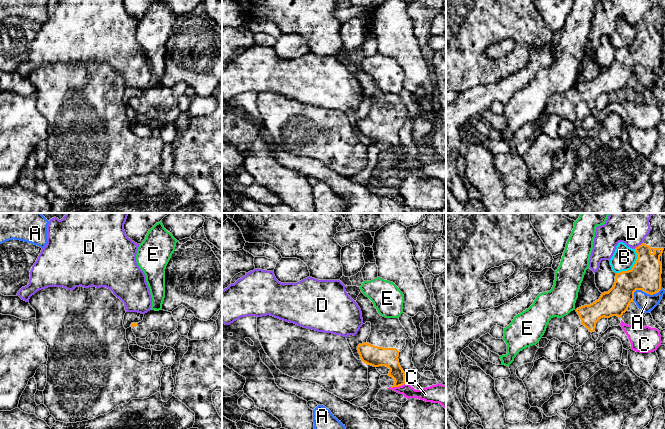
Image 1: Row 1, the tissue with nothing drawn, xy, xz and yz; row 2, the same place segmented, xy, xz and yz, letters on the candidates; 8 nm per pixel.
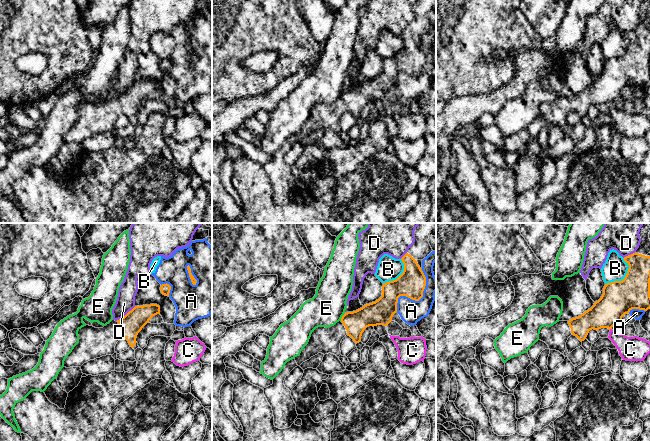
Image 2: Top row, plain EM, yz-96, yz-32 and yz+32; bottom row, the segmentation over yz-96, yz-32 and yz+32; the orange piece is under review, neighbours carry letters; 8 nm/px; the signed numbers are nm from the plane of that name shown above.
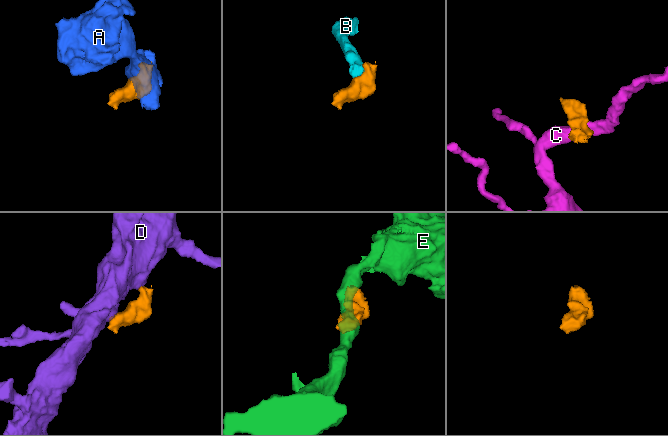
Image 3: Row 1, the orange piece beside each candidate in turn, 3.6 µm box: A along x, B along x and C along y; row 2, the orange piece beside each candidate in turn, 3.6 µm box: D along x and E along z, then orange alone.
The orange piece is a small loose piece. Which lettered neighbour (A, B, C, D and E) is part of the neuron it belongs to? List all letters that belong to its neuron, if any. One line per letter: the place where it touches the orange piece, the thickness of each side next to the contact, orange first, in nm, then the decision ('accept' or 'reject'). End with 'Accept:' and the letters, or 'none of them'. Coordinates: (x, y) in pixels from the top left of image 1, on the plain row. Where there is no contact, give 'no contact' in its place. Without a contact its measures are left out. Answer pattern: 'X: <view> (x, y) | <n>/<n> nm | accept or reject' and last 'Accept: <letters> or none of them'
A: yz (648, 69) | 240/140 nm | reject
B: yz (633, 42) | 240/190 nm | reject
C: xz (398, 162) | 150/120 nm | reject
D: yz (639, 21) | 240/190 nm | reject
E: no contact | reject
Accept: none of them

